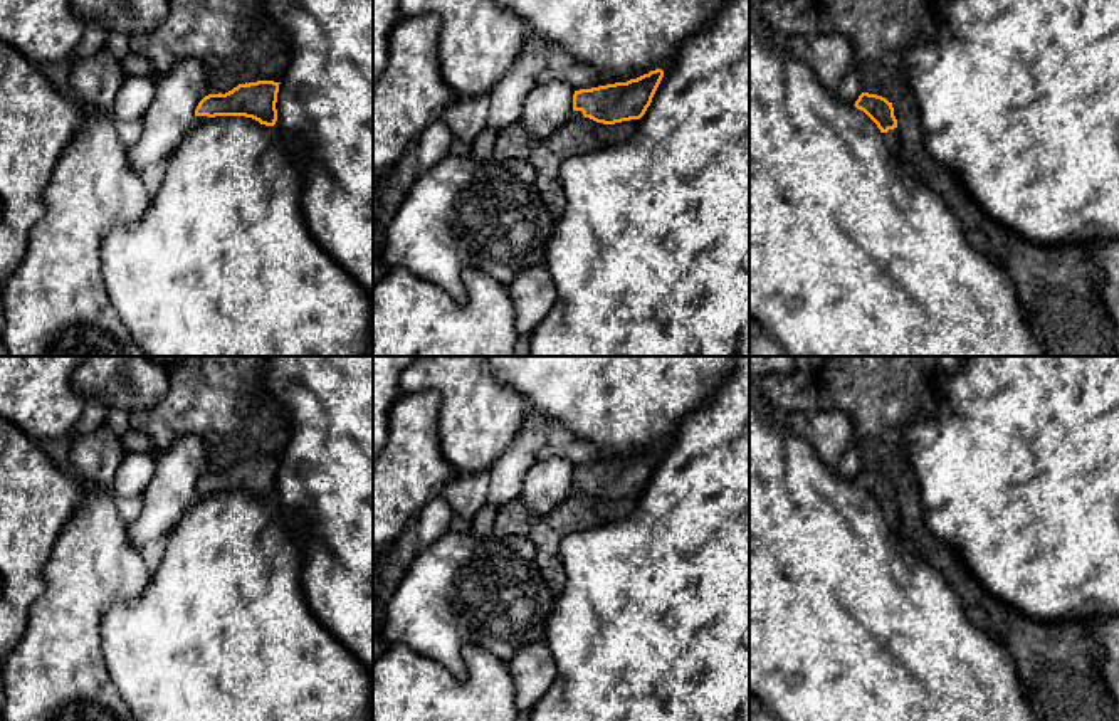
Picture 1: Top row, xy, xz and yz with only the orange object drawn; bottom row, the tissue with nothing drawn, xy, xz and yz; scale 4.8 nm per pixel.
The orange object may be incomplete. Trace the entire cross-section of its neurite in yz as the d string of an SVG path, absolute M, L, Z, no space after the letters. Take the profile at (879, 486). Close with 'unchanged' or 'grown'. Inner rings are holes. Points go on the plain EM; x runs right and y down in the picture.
M862 469L854 482L864 487L877 501L892 534L901 538L904 531L892 479L882 472Z; grown

